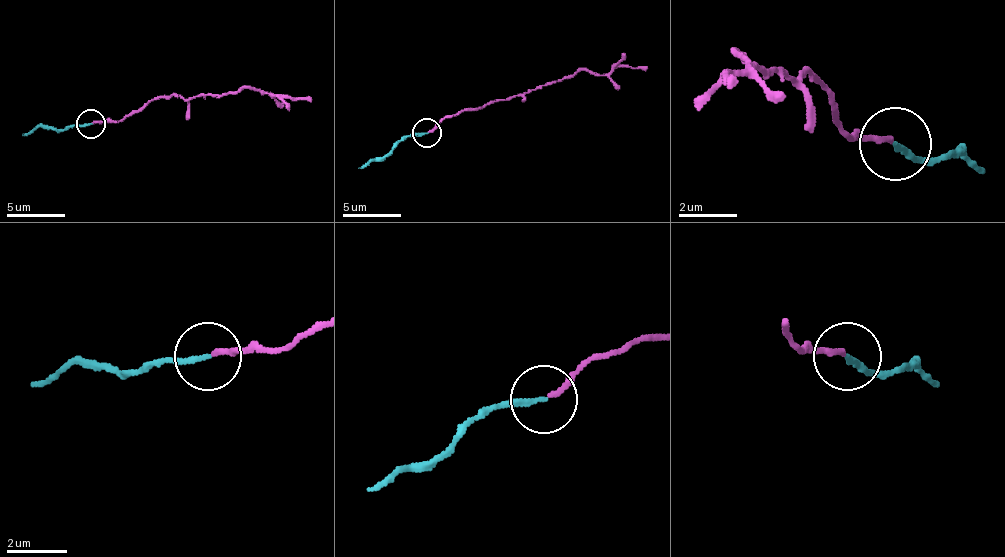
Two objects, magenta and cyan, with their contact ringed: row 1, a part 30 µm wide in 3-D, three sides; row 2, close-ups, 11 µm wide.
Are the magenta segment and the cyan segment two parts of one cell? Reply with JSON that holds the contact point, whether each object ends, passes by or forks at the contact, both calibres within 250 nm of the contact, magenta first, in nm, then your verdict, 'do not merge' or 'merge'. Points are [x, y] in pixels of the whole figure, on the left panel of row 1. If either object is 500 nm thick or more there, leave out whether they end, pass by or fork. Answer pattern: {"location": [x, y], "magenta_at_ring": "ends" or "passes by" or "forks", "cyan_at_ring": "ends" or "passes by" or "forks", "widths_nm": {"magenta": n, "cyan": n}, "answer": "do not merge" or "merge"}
{"location": [91, 124], "magenta_at_ring": "ends", "cyan_at_ring": "ends", "widths_nm": {"magenta": 180, "cyan": 160}, "answer": "merge"}

